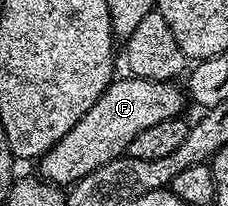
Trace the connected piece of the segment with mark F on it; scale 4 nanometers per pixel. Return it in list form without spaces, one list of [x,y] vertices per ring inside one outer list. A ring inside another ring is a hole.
[[[126,78],[112,81],[101,97],[97,97],[93,109],[89,109],[89,113],[85,113],[85,117],[38,160],[38,174],[47,182],[74,185],[81,177],[93,173],[93,169],[124,154],[137,133],[145,133],[145,129],[153,129],[153,125],[161,125],[161,121],[178,119],[184,114],[185,91],[178,82]]]

